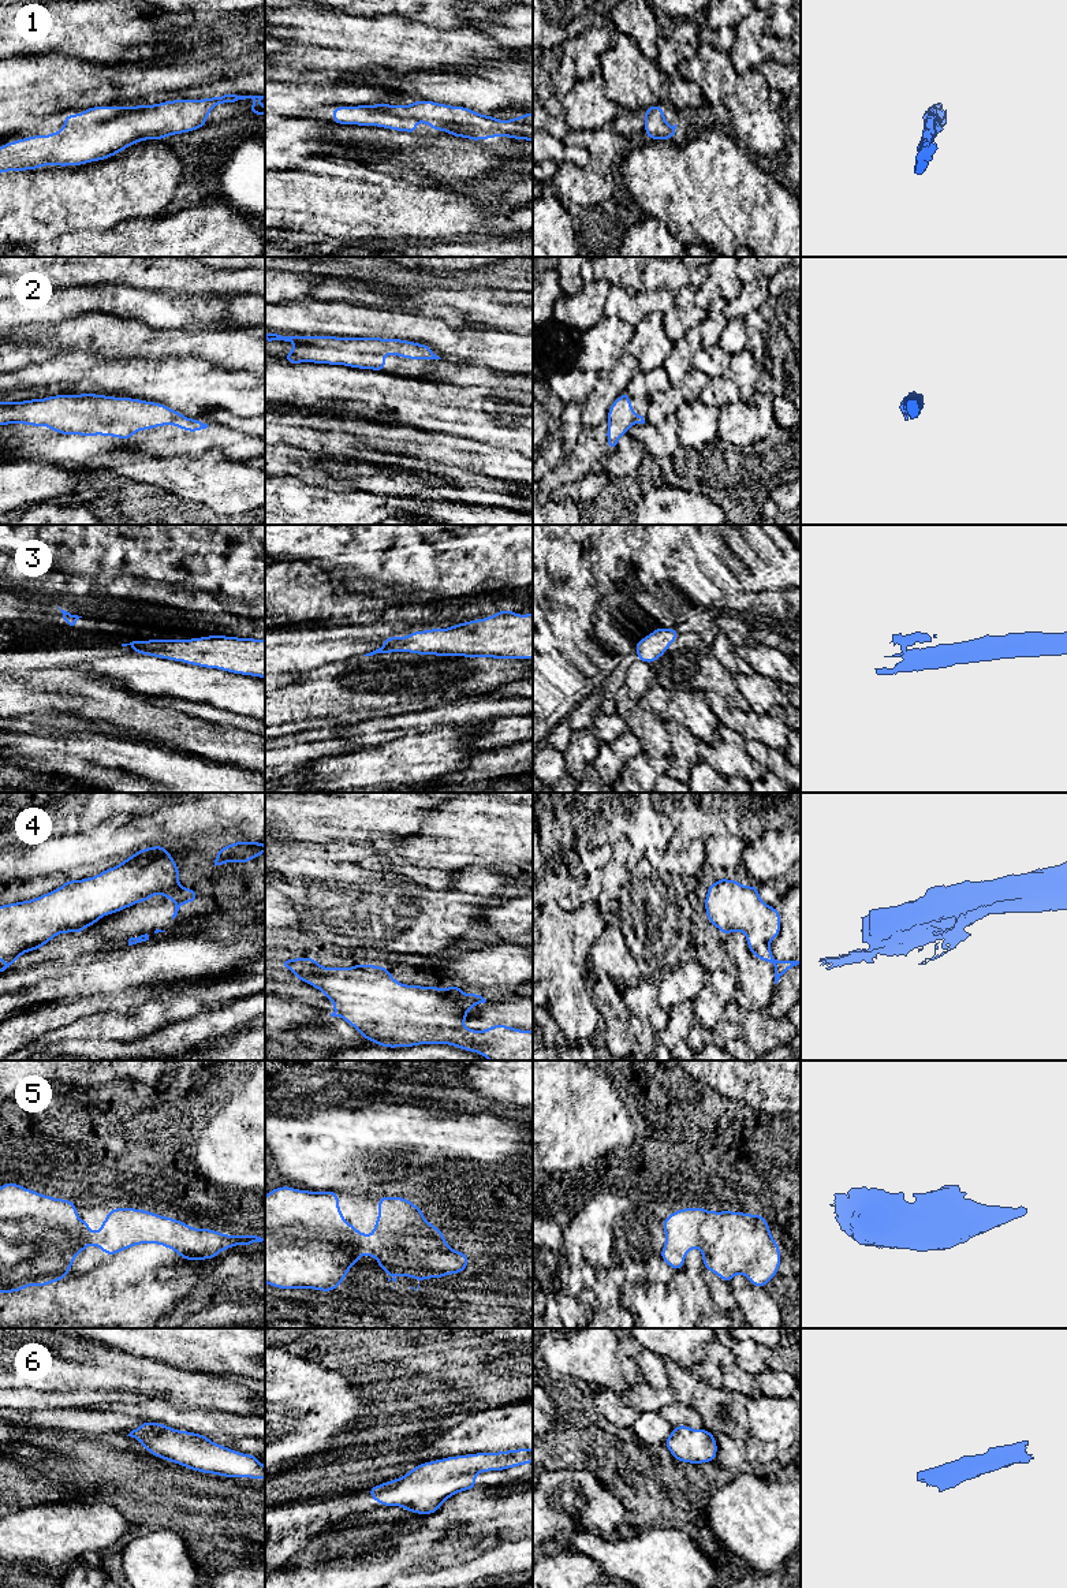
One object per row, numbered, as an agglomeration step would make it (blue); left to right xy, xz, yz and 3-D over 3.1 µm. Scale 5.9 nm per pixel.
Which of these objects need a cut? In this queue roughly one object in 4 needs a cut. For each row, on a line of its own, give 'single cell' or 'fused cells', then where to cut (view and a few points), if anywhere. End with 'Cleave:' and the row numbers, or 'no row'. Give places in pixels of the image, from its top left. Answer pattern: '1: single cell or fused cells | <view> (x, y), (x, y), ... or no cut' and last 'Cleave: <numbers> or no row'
1: single cell | no cut
2: single cell | no cut
3: single cell | no cut
4: single cell | no cut
5: single cell | no cut
6: single cell | no cut
Cleave: no row

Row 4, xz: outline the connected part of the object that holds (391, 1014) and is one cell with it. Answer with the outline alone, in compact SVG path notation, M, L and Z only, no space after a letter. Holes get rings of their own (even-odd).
M306 957L283 959L281 969L291 969L296 980L302 980L320 989L335 1004L335 1011L329 1015L343 1018L348 1025L361 1032L362 1039L372 1040L376 1045L398 1048L419 1044L448 1044L481 1054L489 1060L533 1060L533 1030L519 1030L503 1024L496 1024L485 1030L474 1030L463 1025L469 1010L485 1003L486 999L473 992L463 995L463 988L460 987L407 985L396 981L385 966L358 963L351 968L329 969L321 966L316 958Z

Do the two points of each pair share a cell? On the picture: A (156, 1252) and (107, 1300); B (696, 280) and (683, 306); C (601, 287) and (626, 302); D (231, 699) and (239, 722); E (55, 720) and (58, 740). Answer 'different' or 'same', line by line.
A: same
B: different
C: different
D: different
E: different

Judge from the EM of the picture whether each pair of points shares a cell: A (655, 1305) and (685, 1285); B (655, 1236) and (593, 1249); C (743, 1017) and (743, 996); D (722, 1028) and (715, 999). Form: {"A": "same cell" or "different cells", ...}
{"A": "same cell", "B": "same cell", "C": "different cells", "D": "different cells"}

